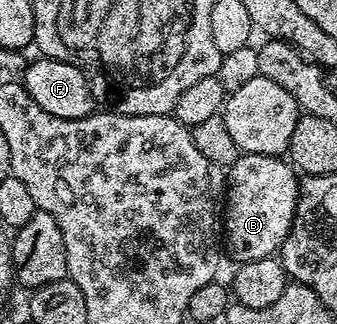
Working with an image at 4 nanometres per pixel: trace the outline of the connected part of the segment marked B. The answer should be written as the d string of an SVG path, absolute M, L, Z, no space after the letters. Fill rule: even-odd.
M240 154L228 168L225 193L228 207L223 221L228 225L227 245L234 262L241 264L274 256L293 228L300 197L300 180L293 167L281 157Z

